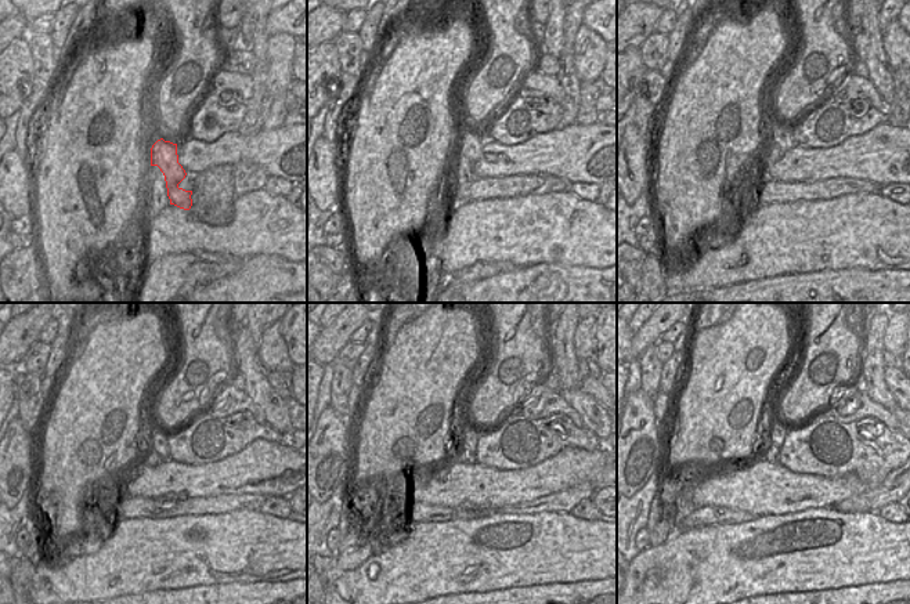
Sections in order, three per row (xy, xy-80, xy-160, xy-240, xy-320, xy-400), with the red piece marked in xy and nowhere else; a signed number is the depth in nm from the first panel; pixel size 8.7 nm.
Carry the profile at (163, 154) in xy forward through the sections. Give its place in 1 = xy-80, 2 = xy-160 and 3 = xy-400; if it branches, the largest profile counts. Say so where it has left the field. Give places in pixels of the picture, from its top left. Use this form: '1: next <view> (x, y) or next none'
1: next xy-80 (470, 144)
2: next xy-160 (779, 133)
3: next xy-400 (776, 434)

